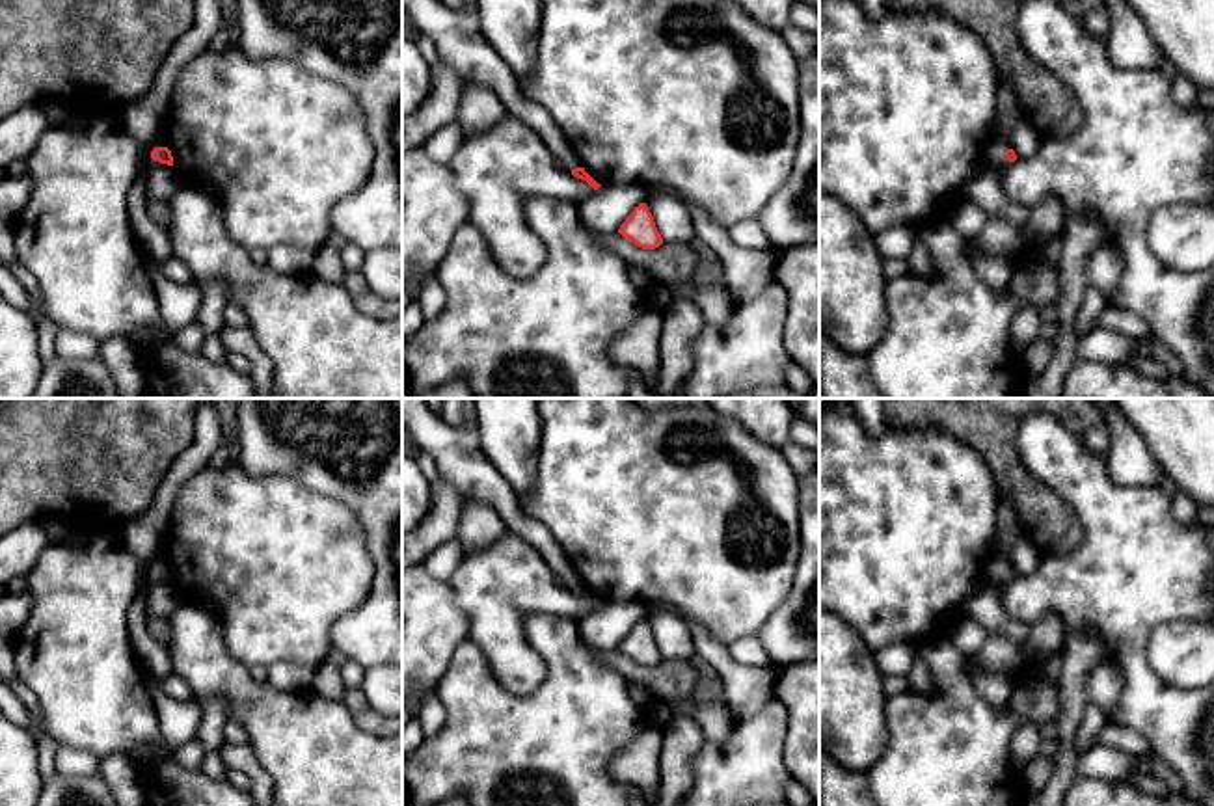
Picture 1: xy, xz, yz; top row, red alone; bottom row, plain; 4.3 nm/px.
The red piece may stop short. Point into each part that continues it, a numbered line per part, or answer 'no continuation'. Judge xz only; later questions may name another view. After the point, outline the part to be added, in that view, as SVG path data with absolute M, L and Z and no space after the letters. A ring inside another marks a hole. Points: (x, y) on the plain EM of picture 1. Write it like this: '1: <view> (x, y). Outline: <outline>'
1: xz (457, 453). Outline: M402 398L402 428L410 432L421 450L434 458L439 477L451 480L464 499L488 503L508 531L538 549L562 586L572 590L575 584L583 584L547 527L521 512L518 493L484 454L477 430L447 424L425 398Z

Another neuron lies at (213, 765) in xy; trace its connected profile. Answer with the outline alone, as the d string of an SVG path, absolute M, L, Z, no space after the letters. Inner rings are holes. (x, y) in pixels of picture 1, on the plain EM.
M210 750L205 754L203 761L197 767L209 778L225 782L227 765L220 754L220 750Z

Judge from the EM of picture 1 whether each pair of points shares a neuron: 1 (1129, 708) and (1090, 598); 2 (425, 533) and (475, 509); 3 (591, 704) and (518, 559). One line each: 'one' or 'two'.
1: one
2: two
3: two

